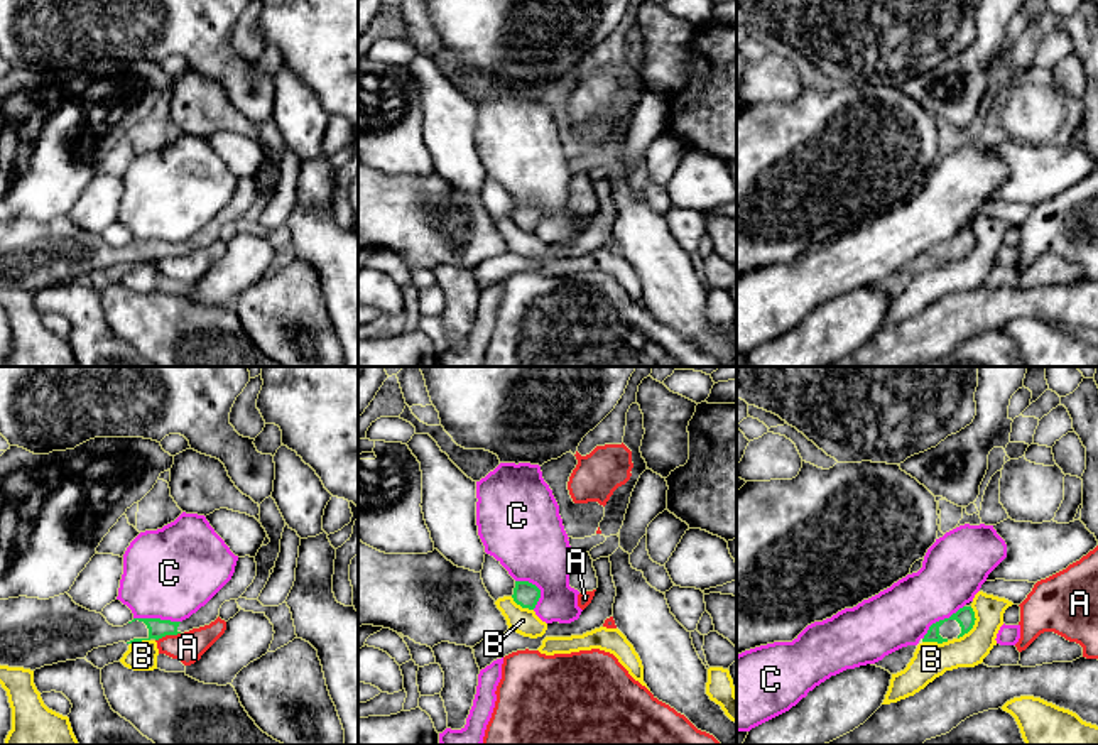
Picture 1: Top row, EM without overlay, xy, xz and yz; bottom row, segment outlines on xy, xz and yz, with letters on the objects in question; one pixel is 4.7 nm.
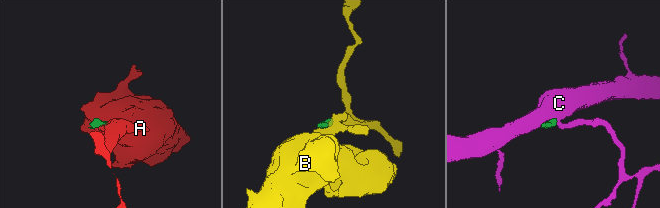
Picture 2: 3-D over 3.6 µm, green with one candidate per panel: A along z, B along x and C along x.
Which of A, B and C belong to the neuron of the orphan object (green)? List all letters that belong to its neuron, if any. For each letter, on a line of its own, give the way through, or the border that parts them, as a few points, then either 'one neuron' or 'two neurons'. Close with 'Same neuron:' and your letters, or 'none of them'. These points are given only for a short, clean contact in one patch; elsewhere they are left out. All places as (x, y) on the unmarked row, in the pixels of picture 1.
A: along xy (179, 254), (156, 262) | two neurons
B: along yz (972, 228), (975, 245), (958, 261) | two neurons
C: along xy (134, 239), (159, 239), (179, 244) | two neurons
Same neuron: none of them

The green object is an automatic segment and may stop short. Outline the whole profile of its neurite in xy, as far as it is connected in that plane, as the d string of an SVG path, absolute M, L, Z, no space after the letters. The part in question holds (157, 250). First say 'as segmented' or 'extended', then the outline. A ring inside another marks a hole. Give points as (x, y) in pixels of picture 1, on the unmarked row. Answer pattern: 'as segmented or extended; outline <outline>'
extended; outline M238 179L231 201L182 243L133 240L123 248L113 248L101 235L76 226L68 215L49 221L0 221L0 287L35 292L84 280L98 269L159 262L209 247L218 240L221 226L242 220L255 198L255 179Z

